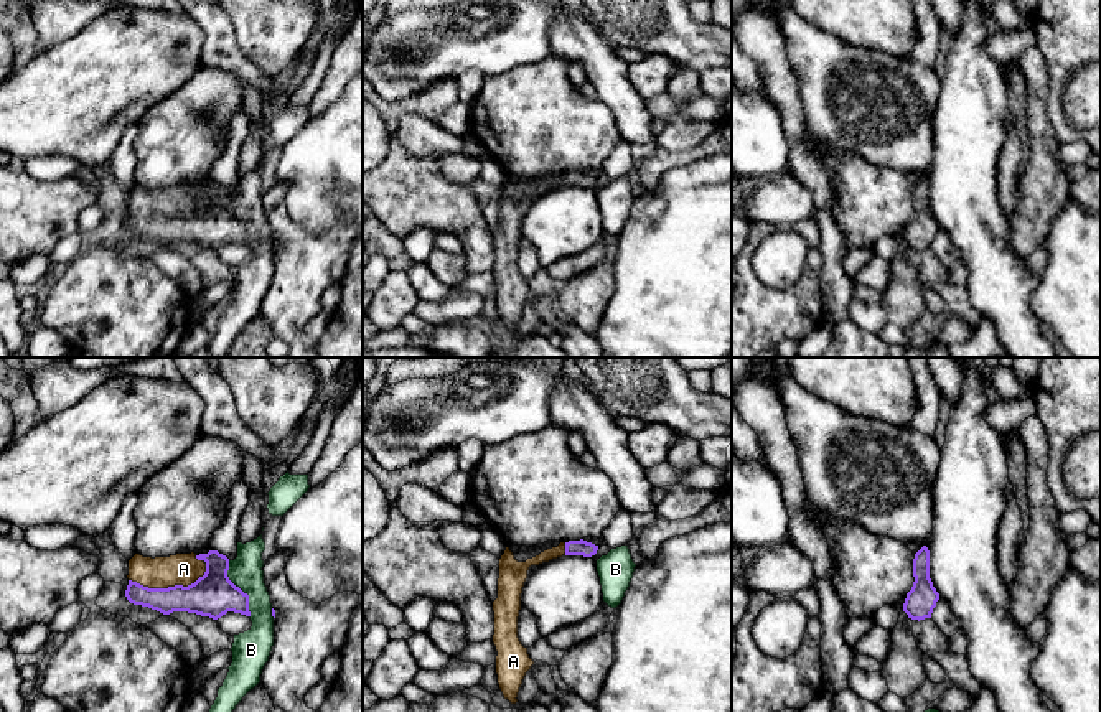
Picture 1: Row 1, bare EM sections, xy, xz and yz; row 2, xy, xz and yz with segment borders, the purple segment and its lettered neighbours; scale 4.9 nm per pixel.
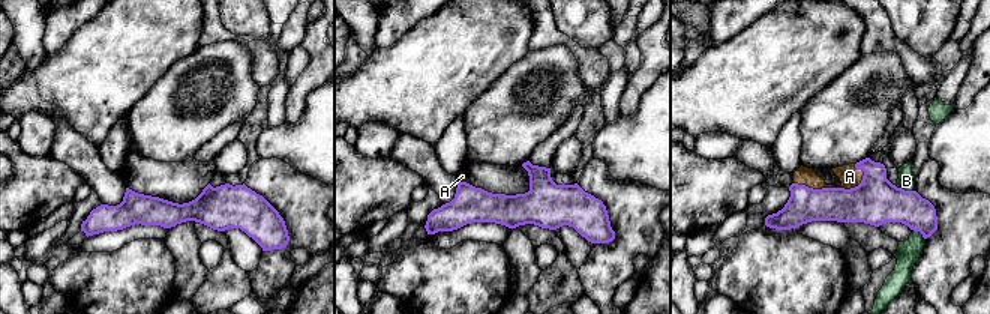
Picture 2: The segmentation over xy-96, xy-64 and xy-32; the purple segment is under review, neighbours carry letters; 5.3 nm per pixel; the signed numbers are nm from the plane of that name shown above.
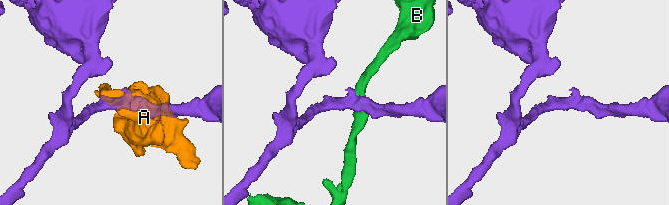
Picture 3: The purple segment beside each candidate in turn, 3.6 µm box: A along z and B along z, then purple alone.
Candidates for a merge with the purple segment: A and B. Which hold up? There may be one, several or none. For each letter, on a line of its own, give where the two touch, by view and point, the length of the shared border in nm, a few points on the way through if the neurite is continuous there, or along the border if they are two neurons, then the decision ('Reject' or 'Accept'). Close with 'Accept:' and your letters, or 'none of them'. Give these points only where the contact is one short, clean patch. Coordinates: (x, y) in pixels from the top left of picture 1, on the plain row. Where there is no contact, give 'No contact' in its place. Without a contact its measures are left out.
A: Touches purple at xy (170, 218). Shared border 400 nm. Path across: xy (213, 226), (198, 218), (170, 218), (183, 205), (183, 200). Accept
B: Touches purple at xy (239, 220). Shared border 300 nm. Reject
Accept: A

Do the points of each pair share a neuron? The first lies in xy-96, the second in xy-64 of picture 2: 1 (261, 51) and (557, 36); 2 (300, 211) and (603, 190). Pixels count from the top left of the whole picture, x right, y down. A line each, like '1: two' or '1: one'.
1: one
2: one

